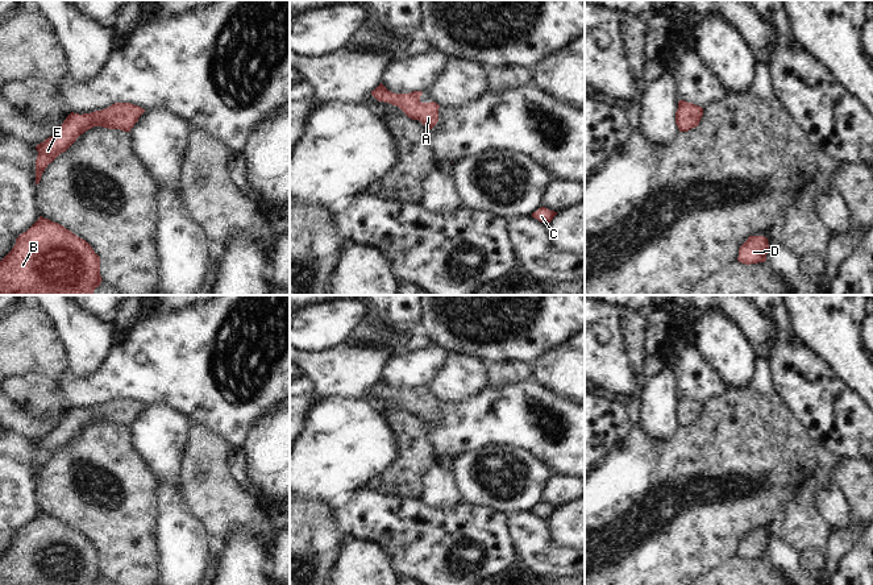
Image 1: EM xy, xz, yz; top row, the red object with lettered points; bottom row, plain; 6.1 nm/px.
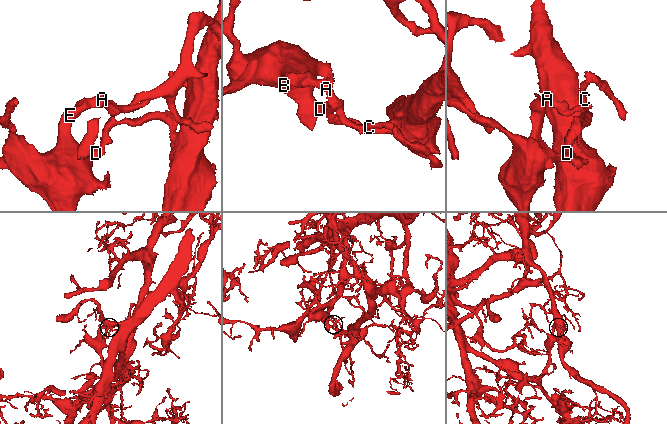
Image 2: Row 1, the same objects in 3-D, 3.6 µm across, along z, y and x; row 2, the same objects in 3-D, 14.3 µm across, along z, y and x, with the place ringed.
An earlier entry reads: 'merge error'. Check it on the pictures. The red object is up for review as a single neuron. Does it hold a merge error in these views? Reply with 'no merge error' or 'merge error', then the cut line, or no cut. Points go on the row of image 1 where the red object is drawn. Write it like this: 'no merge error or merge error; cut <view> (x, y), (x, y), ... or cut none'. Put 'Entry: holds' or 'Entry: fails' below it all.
no merge error; cut none
Entry: fails

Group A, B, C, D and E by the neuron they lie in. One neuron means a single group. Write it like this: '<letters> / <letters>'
A B C D E

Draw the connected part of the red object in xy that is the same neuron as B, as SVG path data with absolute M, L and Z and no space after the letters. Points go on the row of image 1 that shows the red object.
M42 216L16 238L12 250L0 261L0 295L92 295L101 281L100 257L92 246Z

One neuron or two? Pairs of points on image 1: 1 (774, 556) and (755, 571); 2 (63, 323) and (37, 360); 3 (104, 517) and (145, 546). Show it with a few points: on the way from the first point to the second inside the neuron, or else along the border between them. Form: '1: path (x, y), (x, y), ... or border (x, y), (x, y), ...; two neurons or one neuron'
1: border (765, 556), (780, 571); two neurons
2: border (40, 308), (50, 318), (69, 361); two neurons
3: path (115, 518), (136, 536); one neuron

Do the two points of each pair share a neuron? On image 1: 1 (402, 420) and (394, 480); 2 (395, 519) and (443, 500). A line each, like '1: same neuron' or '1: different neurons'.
1: same neuron
2: different neurons

